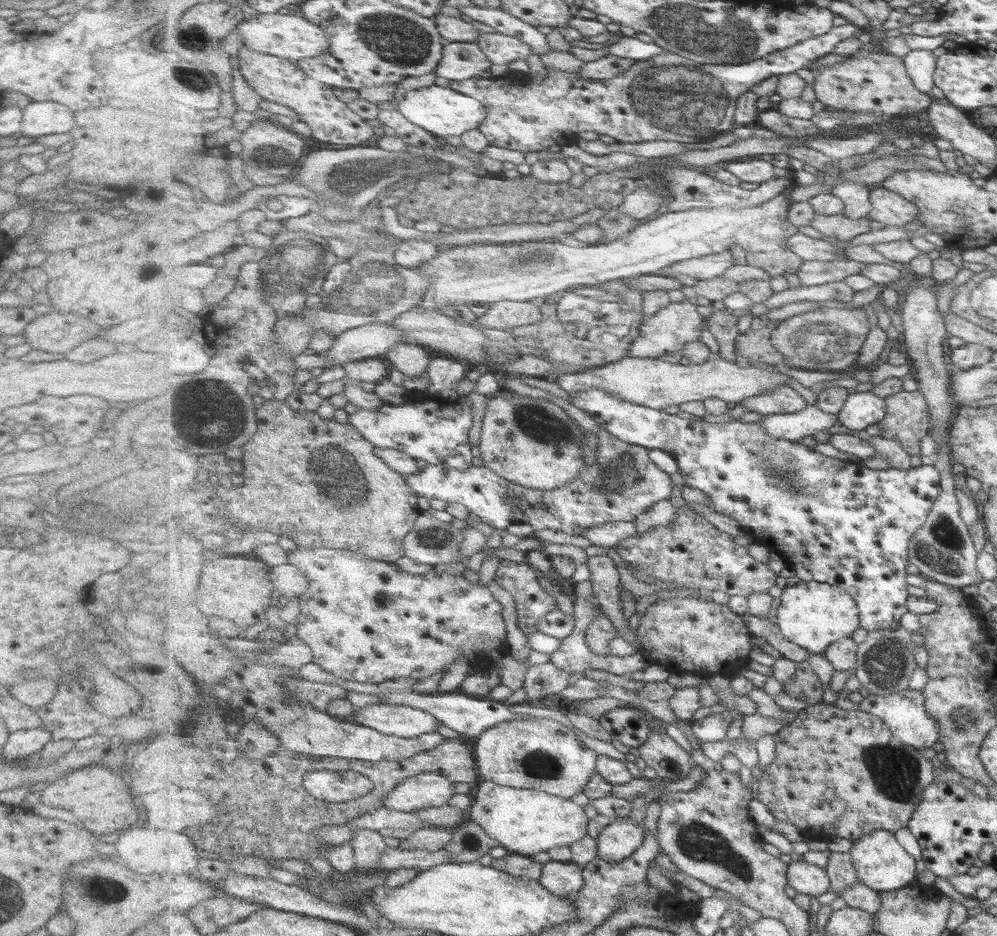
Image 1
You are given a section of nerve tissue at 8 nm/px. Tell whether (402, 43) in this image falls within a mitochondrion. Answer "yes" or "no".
yes

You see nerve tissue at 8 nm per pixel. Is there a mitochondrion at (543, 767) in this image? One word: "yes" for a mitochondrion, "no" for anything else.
yes

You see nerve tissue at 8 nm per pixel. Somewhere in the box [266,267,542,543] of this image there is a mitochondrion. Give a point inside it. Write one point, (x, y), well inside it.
(339, 476)

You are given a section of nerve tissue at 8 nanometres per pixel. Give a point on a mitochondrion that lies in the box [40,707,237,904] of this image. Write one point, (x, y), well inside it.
(103, 892)

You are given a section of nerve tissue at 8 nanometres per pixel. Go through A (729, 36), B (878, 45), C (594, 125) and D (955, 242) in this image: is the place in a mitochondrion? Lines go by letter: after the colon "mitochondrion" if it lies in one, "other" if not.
A: mitochondrion
B: other
C: other
D: other

